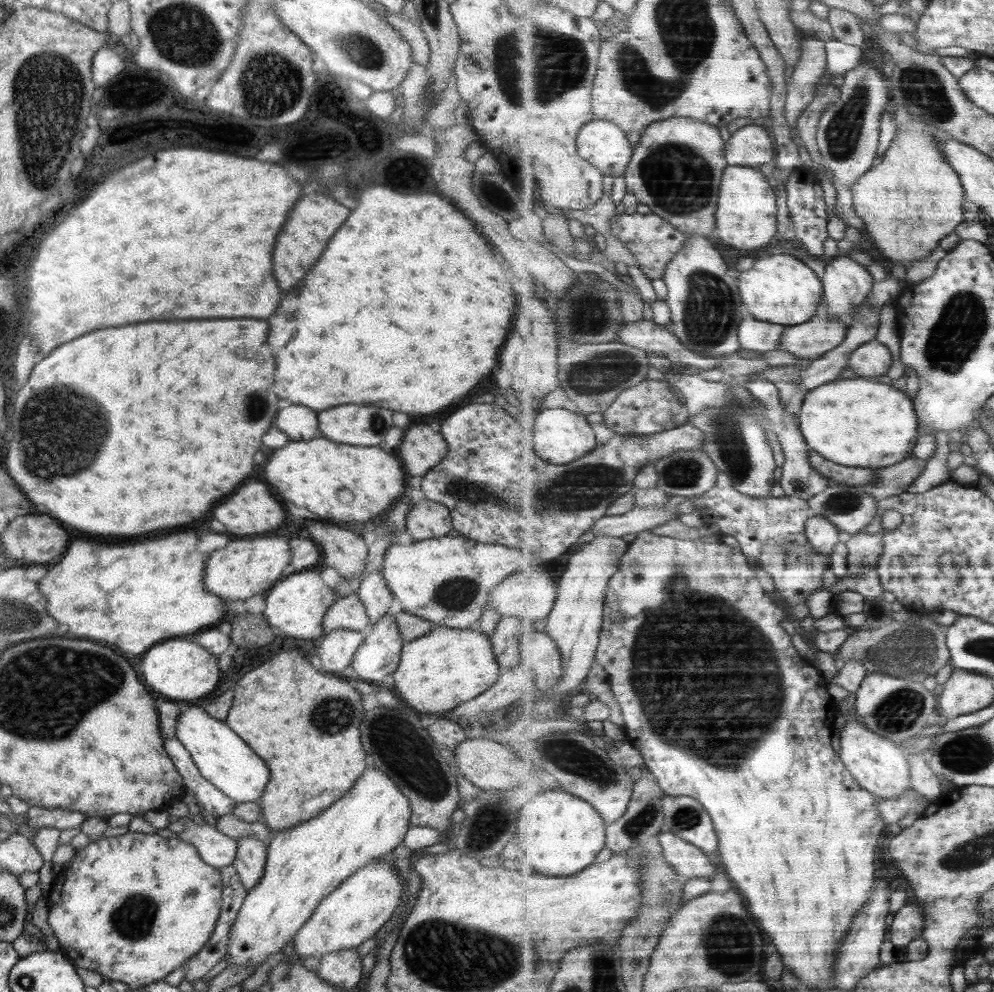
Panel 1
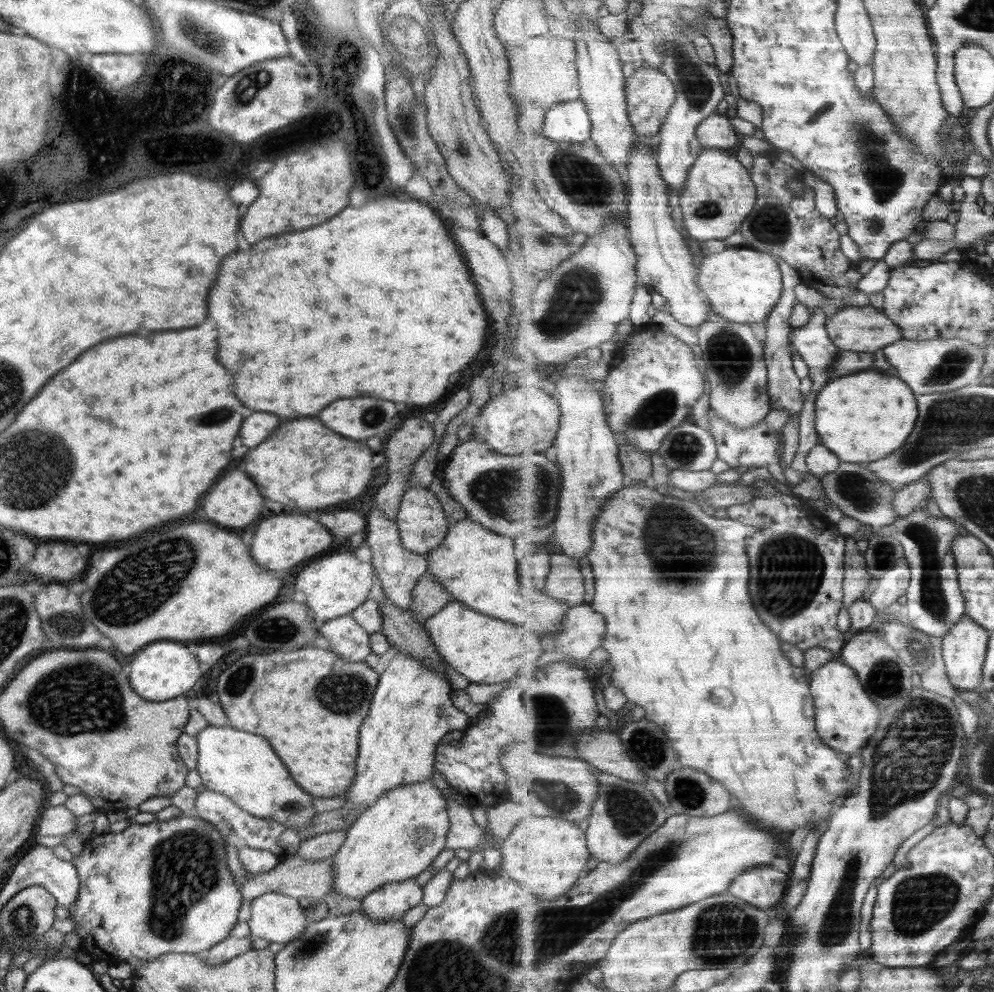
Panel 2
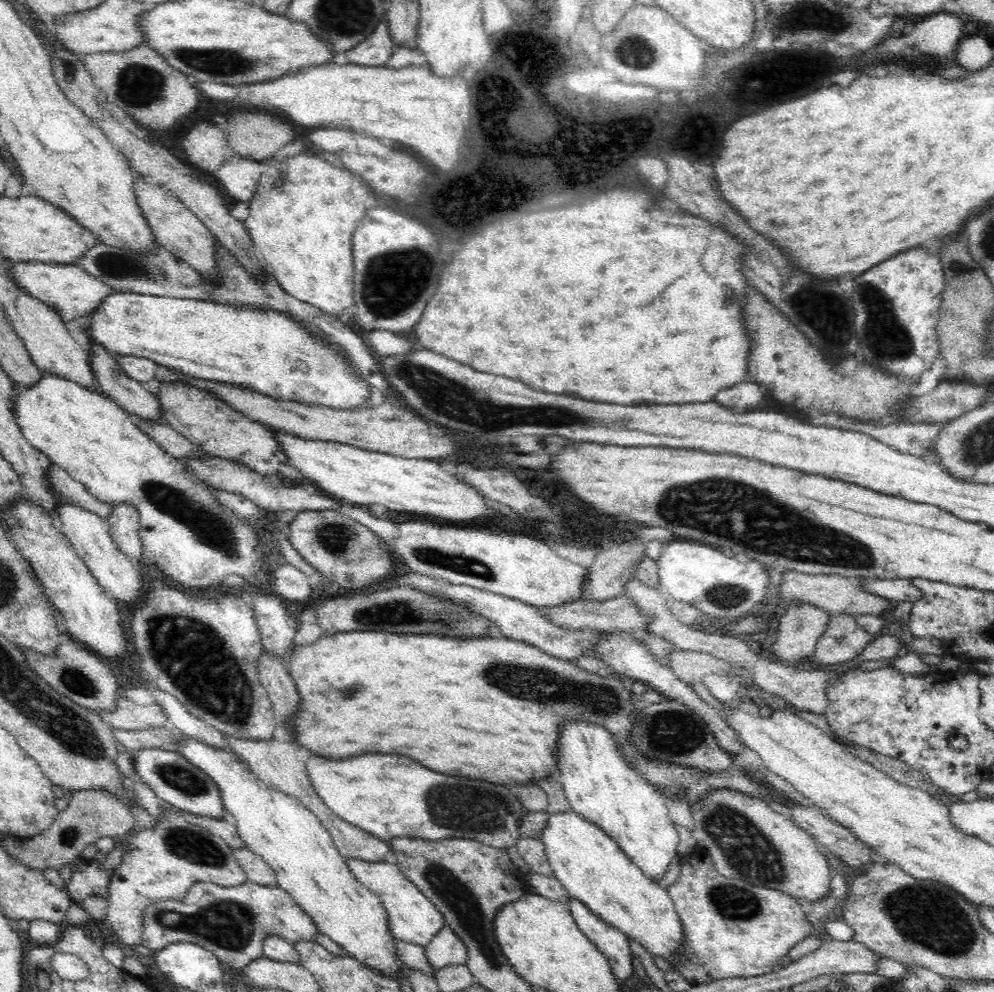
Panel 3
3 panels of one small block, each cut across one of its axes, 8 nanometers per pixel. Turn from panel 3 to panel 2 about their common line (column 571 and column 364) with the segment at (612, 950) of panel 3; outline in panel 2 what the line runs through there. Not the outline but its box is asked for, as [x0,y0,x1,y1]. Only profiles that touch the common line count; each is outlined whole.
[360,878,423,921]

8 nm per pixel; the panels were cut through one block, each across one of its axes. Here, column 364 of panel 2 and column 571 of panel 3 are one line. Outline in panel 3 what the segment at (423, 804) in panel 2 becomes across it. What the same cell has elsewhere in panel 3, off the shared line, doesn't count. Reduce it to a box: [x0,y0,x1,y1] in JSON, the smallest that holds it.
[539,811,684,964]

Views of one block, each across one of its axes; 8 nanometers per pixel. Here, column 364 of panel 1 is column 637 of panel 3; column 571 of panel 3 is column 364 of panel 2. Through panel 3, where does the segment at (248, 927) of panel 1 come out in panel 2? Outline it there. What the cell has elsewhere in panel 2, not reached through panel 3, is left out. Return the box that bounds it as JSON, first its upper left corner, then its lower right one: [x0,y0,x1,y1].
[342,652,471,811]

